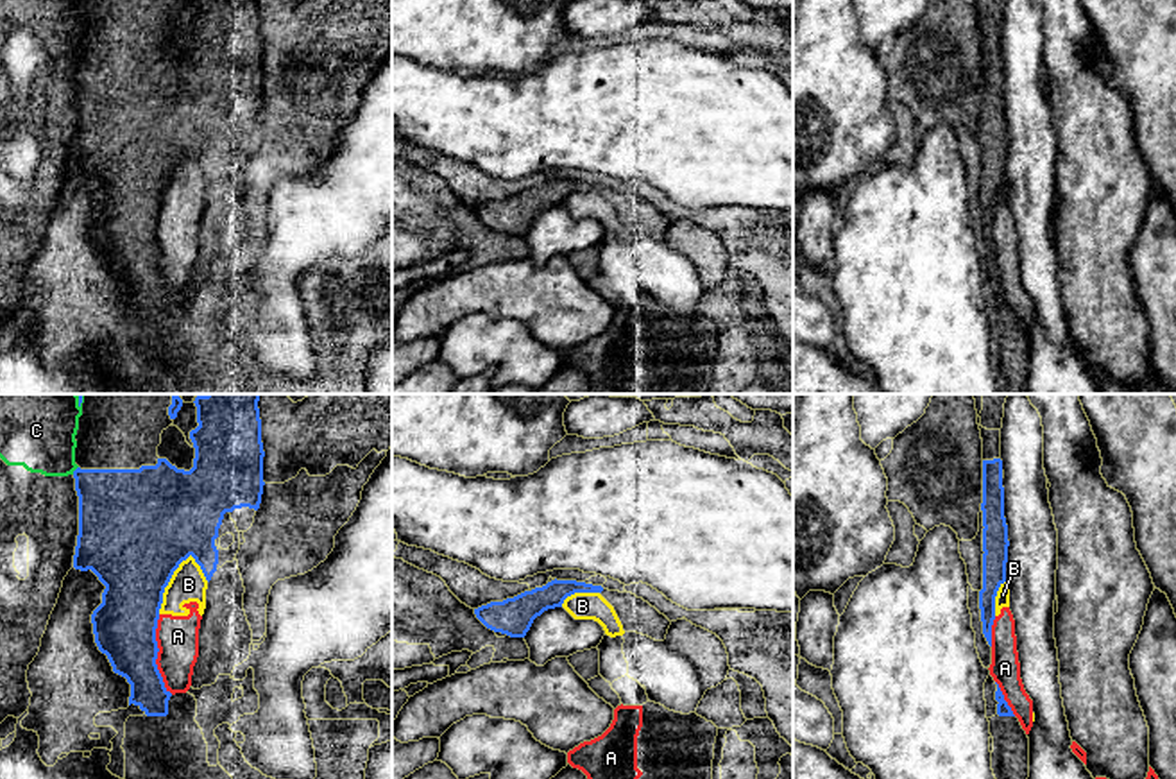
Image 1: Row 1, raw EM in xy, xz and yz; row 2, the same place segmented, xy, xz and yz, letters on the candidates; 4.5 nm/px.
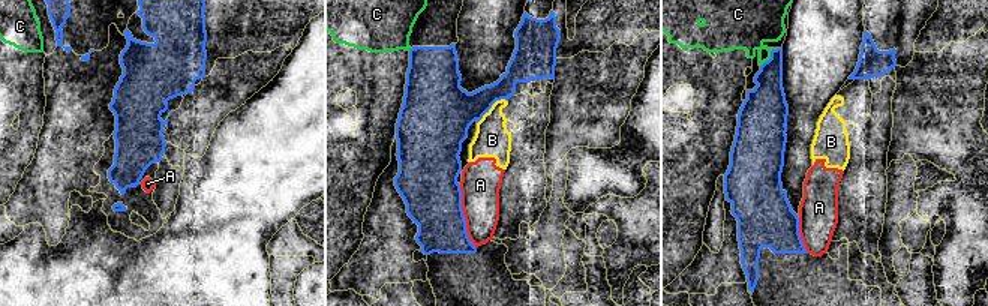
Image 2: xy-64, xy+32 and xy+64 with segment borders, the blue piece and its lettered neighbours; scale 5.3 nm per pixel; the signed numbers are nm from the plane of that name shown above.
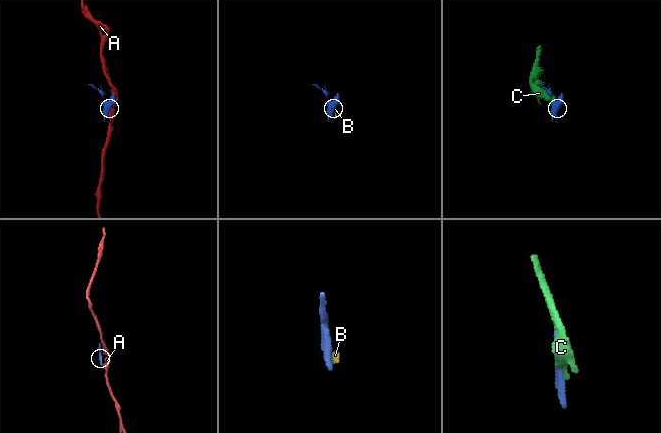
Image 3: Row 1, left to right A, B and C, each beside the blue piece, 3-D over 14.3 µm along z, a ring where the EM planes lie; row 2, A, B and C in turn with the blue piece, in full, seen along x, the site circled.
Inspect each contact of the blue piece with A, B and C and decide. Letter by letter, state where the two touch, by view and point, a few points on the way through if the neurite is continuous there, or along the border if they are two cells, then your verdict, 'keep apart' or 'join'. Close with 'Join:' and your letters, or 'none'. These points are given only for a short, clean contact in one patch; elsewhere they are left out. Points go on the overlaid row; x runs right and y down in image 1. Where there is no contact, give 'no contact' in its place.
A: contact xy (156, 654); border xy (158, 615), (156, 668), (163, 684), (172, 693); keep apart
B: contact xy (167, 584); border xy (190, 554), (165, 588), (158, 613); keep apart
C: contact xy (76, 470); keep apart
Join: none

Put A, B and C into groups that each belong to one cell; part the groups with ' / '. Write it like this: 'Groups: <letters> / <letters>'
Groups: A B / C

